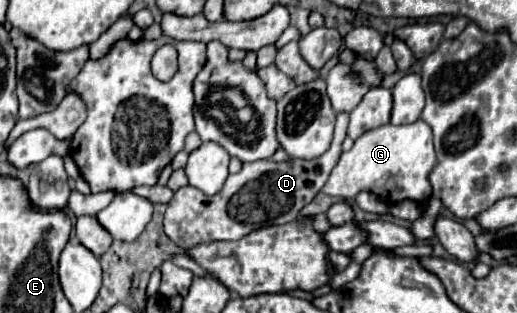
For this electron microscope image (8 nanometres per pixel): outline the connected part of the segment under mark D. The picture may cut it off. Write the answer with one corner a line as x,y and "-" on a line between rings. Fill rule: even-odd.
337,113
335,135
331,147
317,159
289,159
289,161
271,161
259,159
253,163
243,163
241,171
229,175
223,189
213,197
207,197
199,189
185,185
181,187
167,205
165,211
165,235
181,249
193,249
197,245
207,245
213,241
235,241
247,233
267,227
283,225
295,221
299,211
315,199
329,179
329,173
341,157
341,143
345,139
345,129
349,123
349,113

